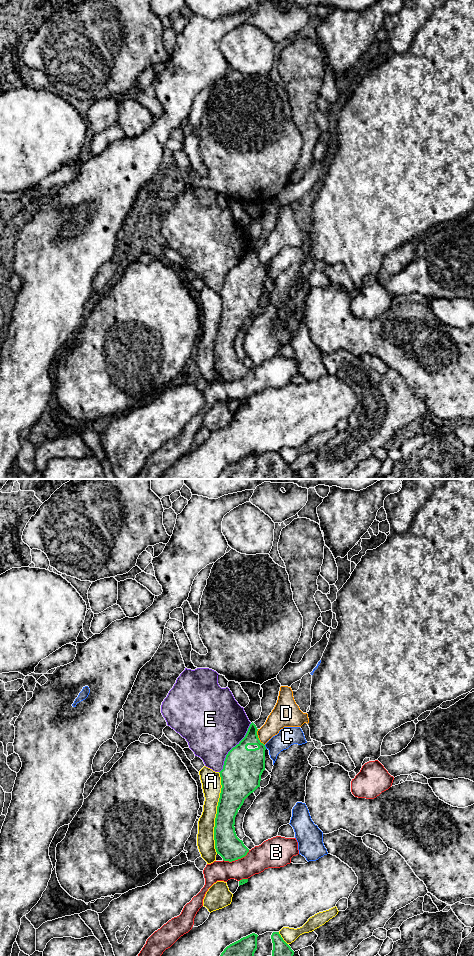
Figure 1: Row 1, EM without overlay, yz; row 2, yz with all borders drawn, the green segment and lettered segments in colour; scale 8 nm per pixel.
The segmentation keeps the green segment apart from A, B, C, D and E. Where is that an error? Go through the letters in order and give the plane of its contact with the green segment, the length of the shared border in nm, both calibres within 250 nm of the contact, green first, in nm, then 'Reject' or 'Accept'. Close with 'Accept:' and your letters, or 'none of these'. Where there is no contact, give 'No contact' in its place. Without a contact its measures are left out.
A: Touches green in yz. Shared border 650 nm. Thickness 220 nm (green) against 160 nm. Reject
B: Touches green in yz. Shared border 240 nm. Thickness 200 nm (green) against 200 nm. Reject
C: Touches green in yz. Shared border 40 nm. Thickness 320 nm (green) against 150 nm. Reject
D: Touches green in yz. Shared border 150 nm. Thickness 280 nm (green) against 170 nm. Reject
E: Touches green in yz. Shared border 480 nm. Thickness 320 nm (green) against 500 nm. Reject
Accept: none of these

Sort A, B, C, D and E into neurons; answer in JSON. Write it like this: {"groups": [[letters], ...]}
{"groups": [["A"], ["B"], ["C"], ["D"], ["E"]]}

